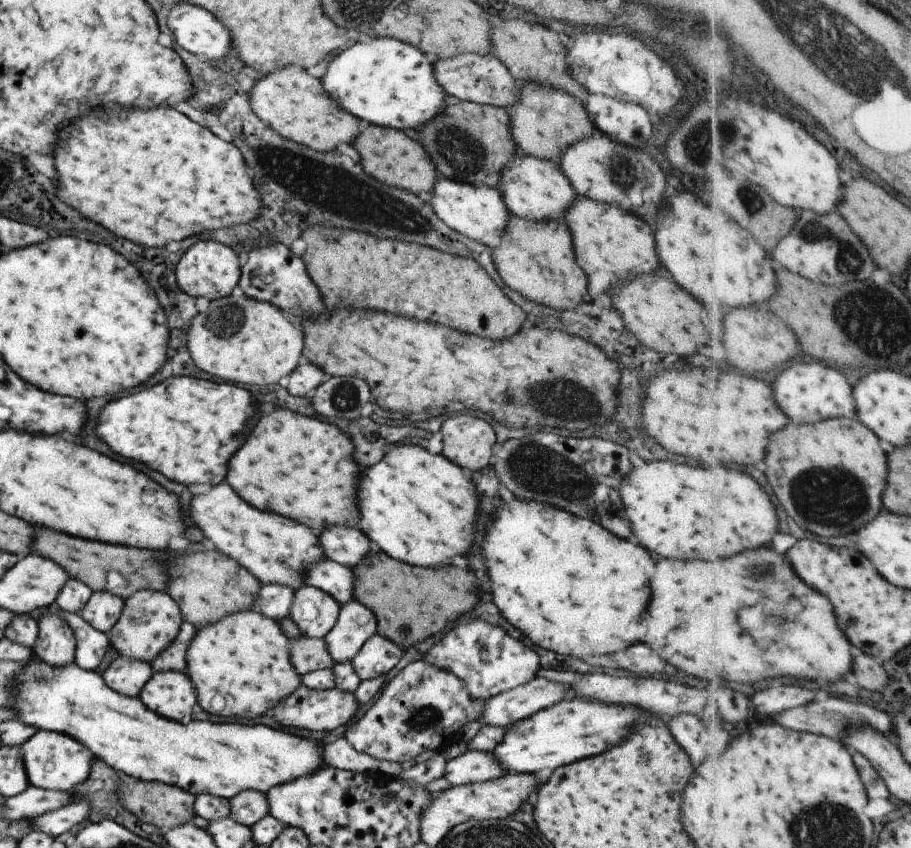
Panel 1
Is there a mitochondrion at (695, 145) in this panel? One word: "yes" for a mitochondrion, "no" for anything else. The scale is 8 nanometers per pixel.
yes

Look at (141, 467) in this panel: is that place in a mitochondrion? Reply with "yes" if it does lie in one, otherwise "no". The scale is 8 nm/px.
no

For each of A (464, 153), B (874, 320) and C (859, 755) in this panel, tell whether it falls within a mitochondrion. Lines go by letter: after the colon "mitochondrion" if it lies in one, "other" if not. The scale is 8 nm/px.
A: mitochondrion
B: mitochondrion
C: other

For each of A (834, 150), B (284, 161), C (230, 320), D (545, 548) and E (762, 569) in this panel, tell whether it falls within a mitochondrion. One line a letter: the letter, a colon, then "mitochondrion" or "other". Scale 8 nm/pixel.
A: other
B: mitochondrion
C: mitochondrion
D: other
E: mitochondrion

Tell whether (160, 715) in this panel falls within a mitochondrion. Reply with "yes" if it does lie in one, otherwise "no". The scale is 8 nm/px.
no

